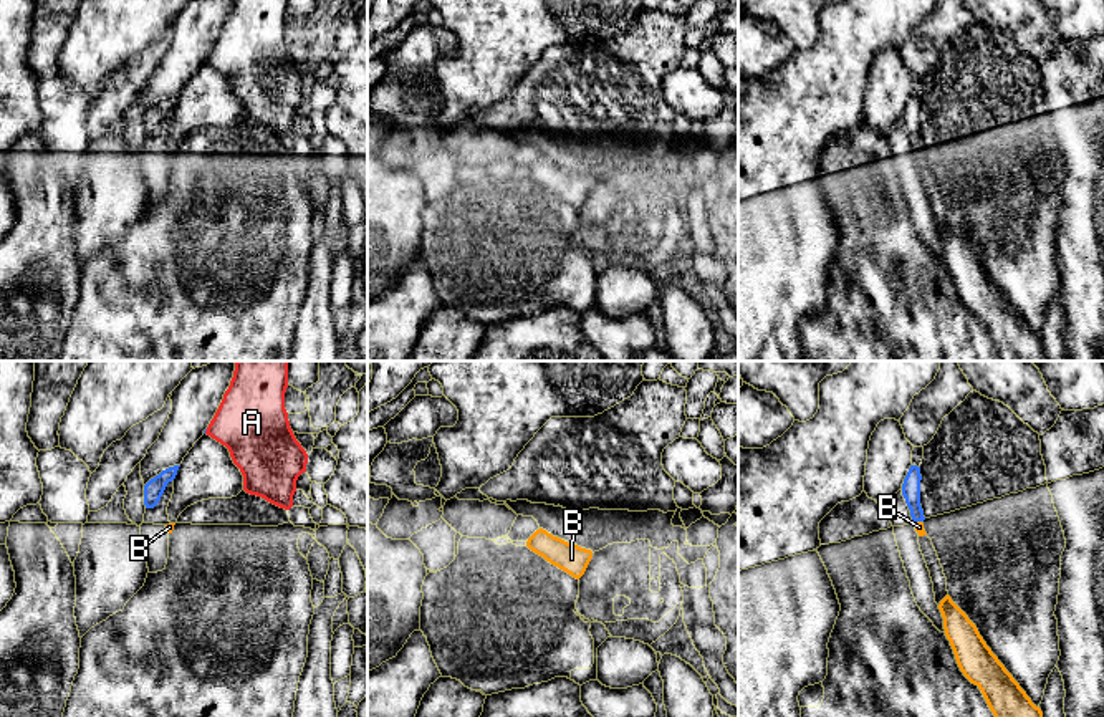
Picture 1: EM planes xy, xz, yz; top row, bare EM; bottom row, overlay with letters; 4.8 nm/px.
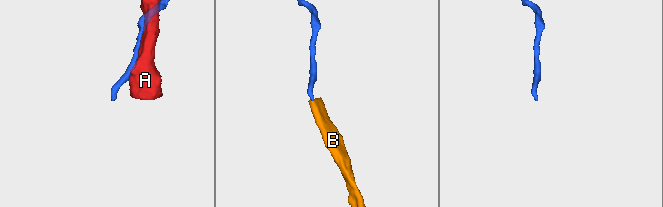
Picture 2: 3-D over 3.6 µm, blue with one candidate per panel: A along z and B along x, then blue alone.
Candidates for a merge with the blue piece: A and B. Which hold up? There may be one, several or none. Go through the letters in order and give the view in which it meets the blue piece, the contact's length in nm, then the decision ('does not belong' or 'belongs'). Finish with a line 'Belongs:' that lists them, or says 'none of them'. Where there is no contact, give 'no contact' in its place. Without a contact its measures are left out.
A: meets blue in xy; contact 30 nm long; does not belong
B: meets blue in yz; contact 40 nm long; does not belong
Belongs: none of them

